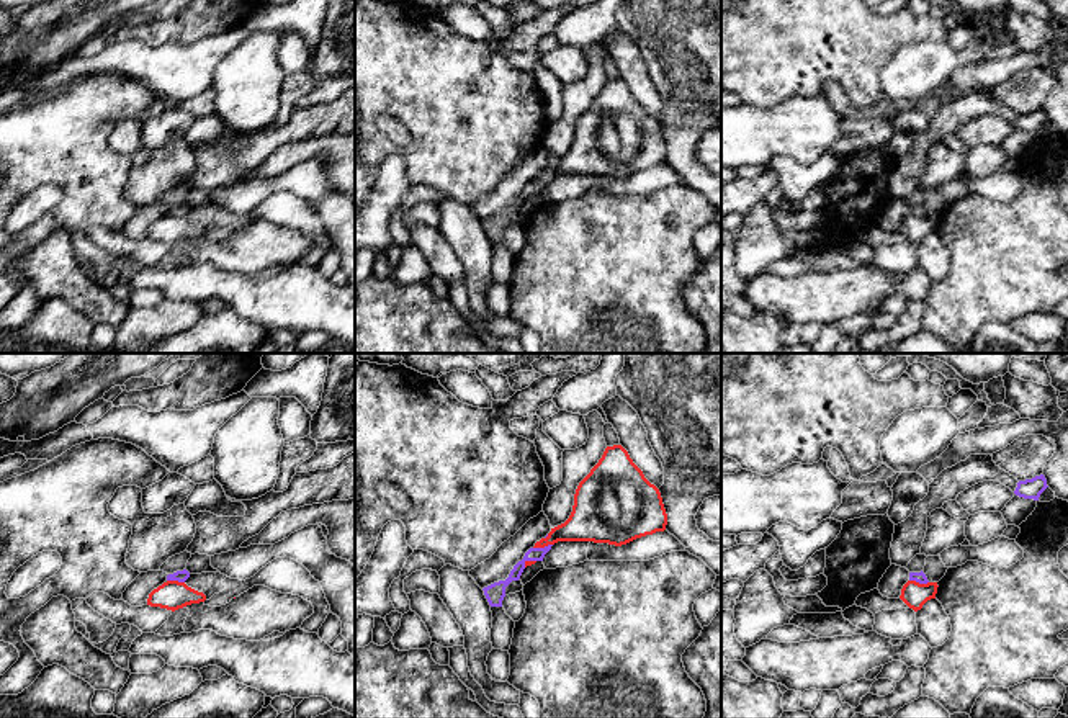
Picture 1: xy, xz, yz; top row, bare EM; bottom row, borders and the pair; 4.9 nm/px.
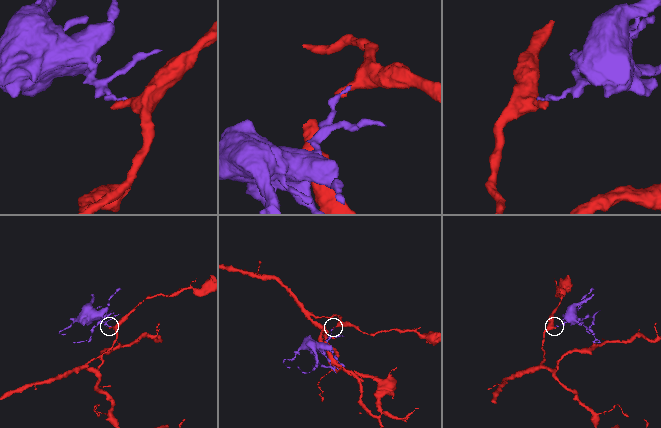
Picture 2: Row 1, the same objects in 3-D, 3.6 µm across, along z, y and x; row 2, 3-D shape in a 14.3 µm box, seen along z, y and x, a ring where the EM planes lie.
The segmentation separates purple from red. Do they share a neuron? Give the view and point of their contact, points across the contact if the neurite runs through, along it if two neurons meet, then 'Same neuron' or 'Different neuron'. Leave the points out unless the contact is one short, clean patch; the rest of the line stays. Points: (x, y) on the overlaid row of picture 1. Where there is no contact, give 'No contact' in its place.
Touches purple at xz (542, 548). Boundary: xz (551, 543), (534, 548). Different neuron

